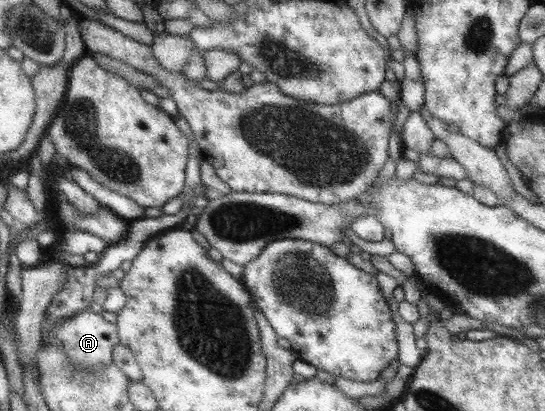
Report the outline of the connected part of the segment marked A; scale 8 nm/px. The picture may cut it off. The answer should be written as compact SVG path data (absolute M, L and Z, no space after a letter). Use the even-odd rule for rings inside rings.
M84 309L72 317L65 317L62 321L47 321L45 319L42 337L62 346L65 354L69 355L74 370L93 370L96 364L112 362L112 349L119 344L117 325L106 321L102 314Z

